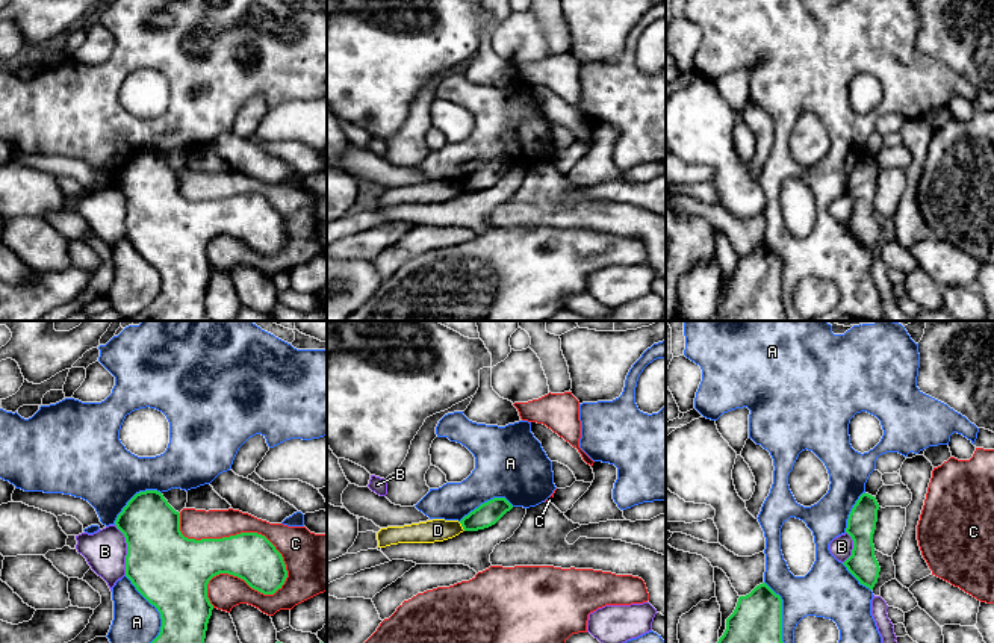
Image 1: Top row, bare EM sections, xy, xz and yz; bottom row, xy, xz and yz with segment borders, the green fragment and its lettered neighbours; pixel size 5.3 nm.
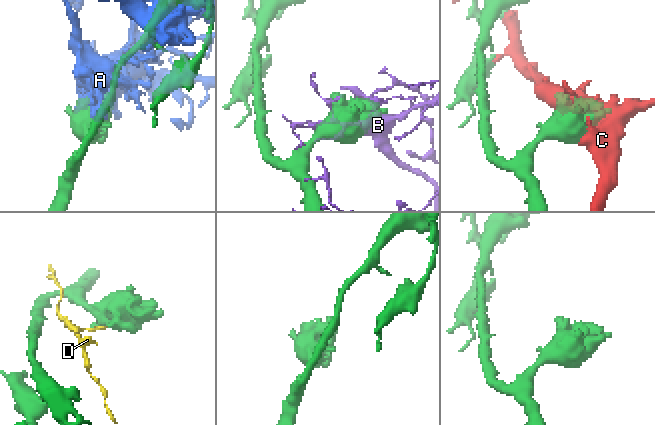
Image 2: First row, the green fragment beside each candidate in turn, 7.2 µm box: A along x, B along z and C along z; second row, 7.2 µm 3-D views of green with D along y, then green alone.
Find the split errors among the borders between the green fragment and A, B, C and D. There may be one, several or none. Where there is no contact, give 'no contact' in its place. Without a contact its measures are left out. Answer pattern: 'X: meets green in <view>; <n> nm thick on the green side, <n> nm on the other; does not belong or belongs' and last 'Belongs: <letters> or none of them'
A: meets green in xy; 400 nm thick on the green side, 240 nm on the other; does not belong
B: meets green in xy; 400 nm thick on the green side, 220 nm on the other; does not belong
C: meets green in xy; 260 nm thick on the green side, 160 nm on the other; does not belong
D: meets green in xz; 120 nm thick on the green side, 130 nm on the other; does not belong
Belongs: none of them

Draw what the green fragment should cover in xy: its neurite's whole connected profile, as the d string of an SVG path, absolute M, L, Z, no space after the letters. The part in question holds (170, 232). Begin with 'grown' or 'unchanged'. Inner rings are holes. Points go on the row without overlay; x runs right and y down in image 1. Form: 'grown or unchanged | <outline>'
unchanged | M157 151L136 154L118 176L115 186L124 195L127 204L126 238L157 269L162 280L159 297L142 313L123 321L210 321L204 306L207 284L213 271L207 259L209 242L219 235L228 235L244 241L251 250L263 256L274 256L287 239L281 215L262 195L241 194L222 200L201 201L185 198L180 192L180 174Z

